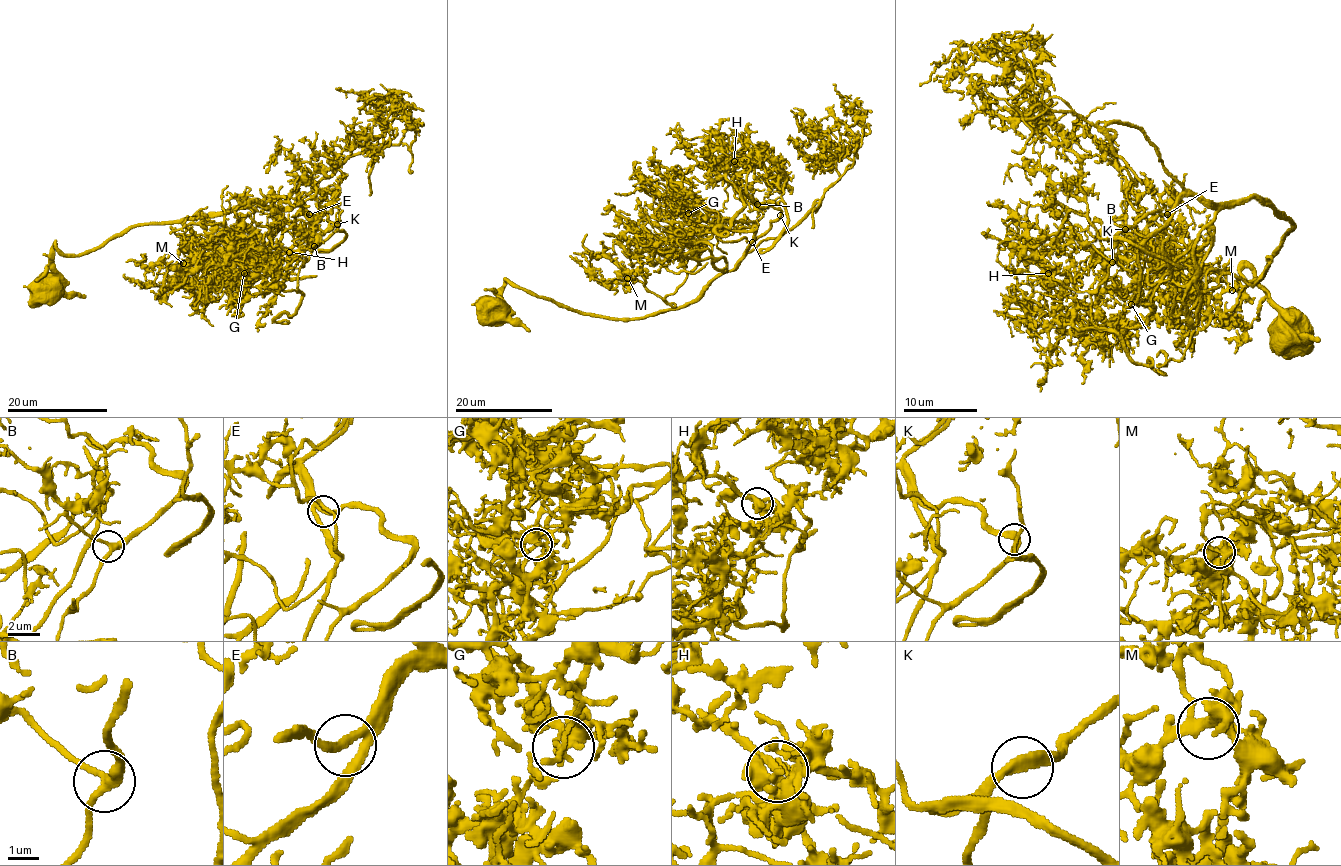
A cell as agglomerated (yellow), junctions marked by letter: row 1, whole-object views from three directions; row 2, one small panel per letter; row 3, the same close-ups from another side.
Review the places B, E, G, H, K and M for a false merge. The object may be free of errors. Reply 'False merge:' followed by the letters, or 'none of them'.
False merge: none of them

